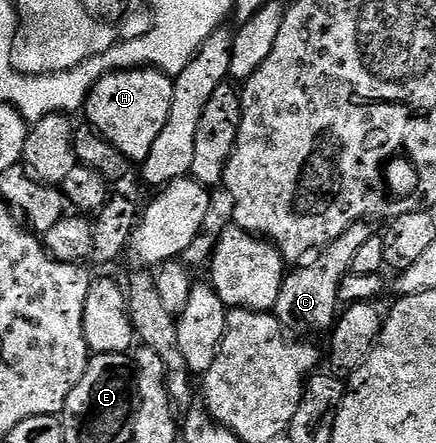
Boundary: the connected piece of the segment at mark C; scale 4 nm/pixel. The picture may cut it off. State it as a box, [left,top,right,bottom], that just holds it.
[272,220,375,333]

